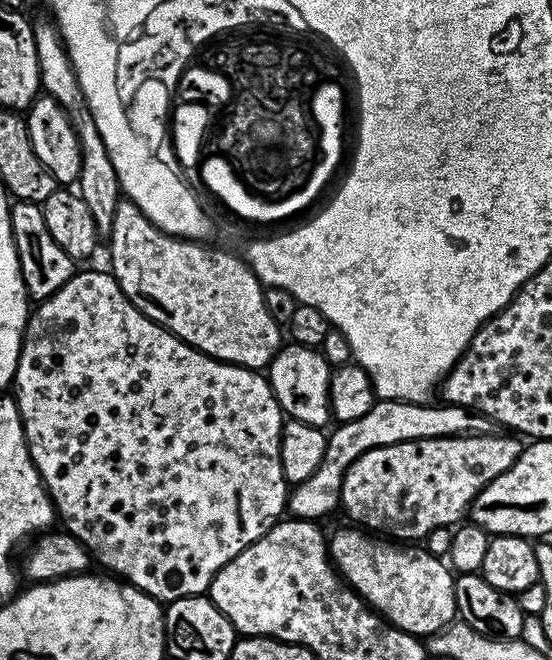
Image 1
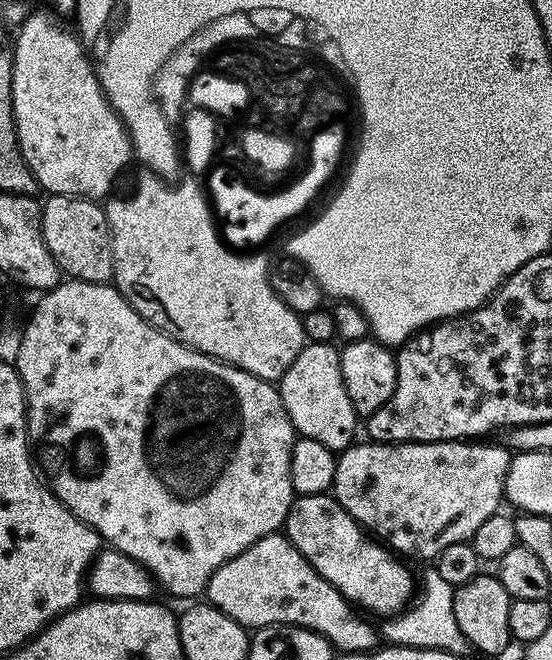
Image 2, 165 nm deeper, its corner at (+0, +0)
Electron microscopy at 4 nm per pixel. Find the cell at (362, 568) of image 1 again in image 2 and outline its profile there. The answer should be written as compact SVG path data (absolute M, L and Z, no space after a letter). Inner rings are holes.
M331 495L296 496L288 511L288 517L284 520L282 532L300 551L302 558L306 558L306 562L310 562L310 566L314 566L314 570L318 570L318 574L322 574L322 578L333 584L347 598L348 603L357 609L365 613L377 612L380 618L391 618L403 612L413 599L414 584L412 588L412 572L404 565L407 563L393 555L383 543L373 539Z

